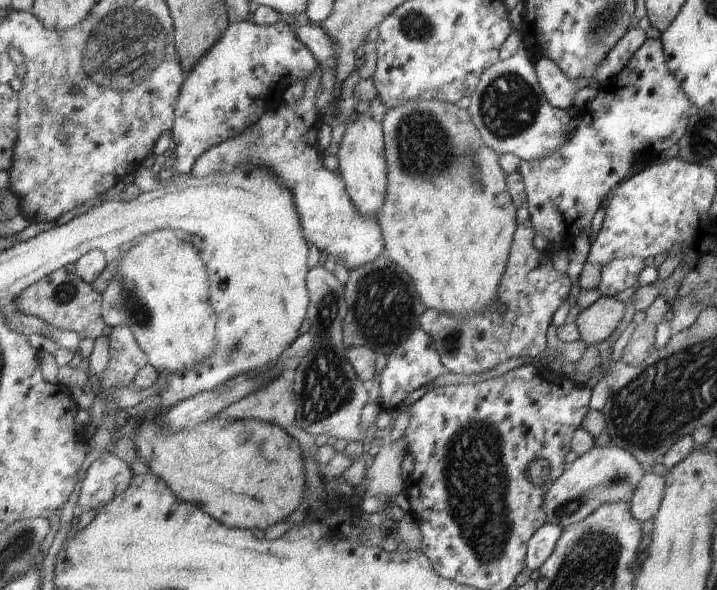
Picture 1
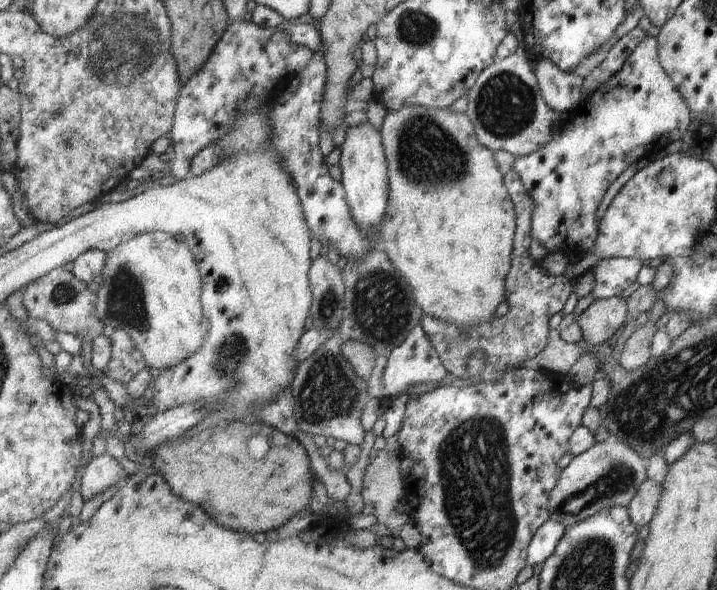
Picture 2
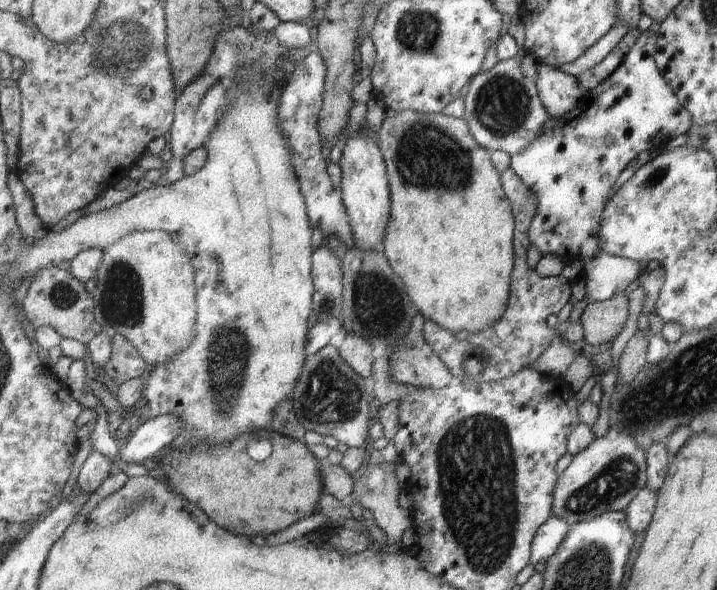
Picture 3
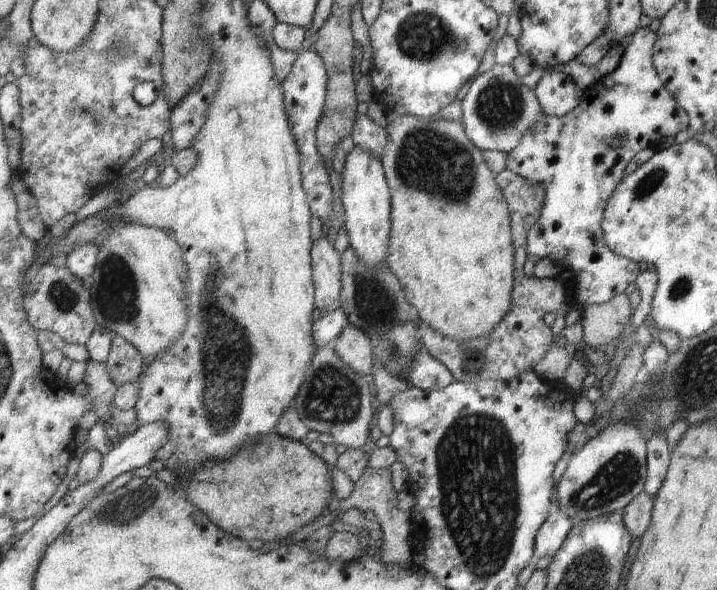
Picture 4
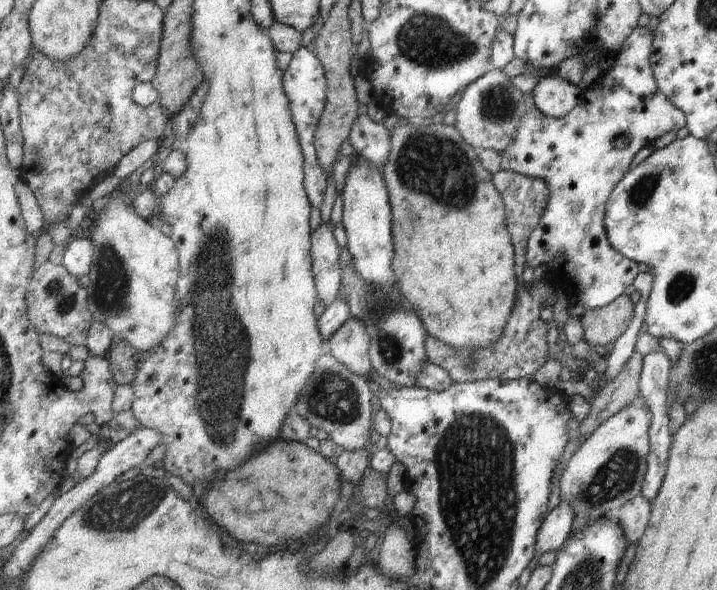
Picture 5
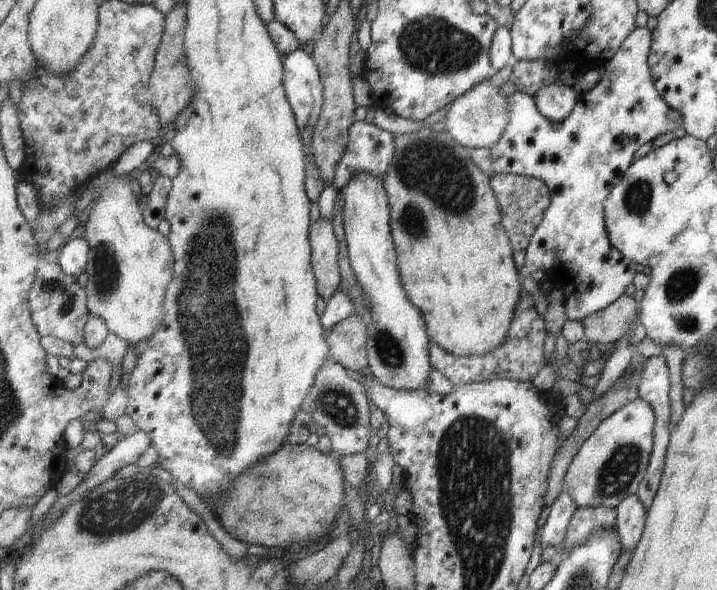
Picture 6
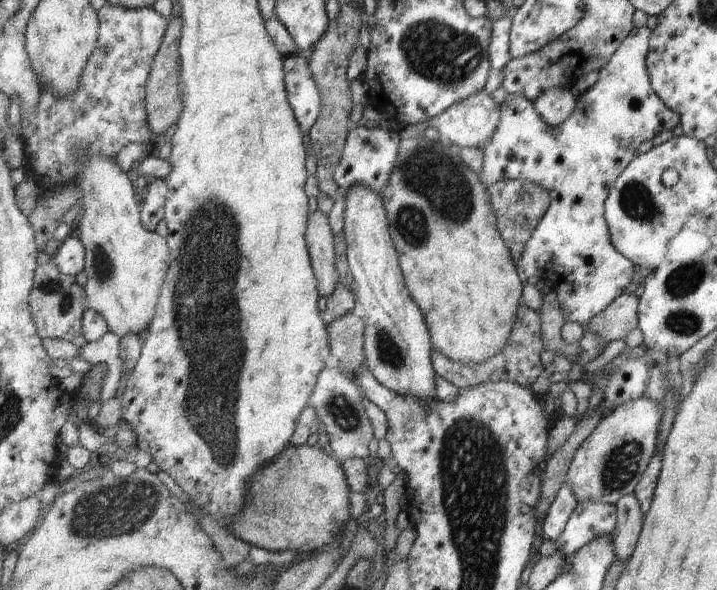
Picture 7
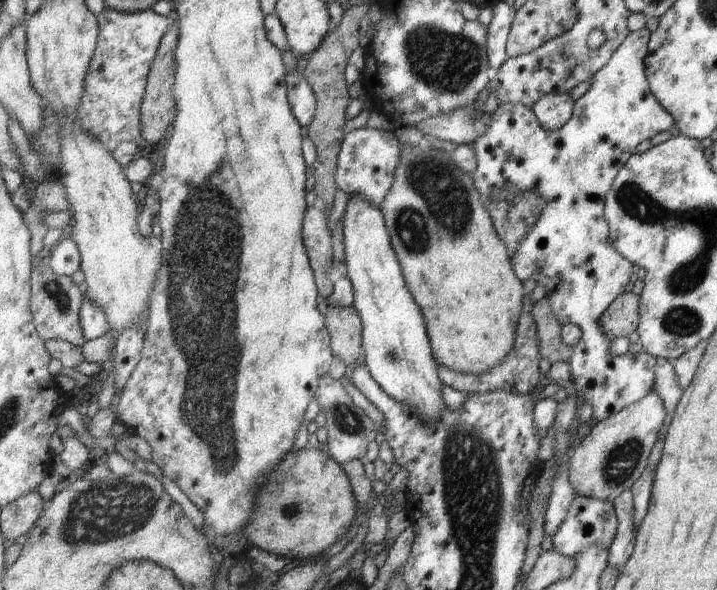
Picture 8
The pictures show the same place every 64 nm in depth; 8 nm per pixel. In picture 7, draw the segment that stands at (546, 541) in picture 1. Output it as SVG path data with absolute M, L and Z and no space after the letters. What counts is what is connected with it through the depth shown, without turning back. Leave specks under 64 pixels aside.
M564 483L556 495L556 500L549 508L546 520L542 526L544 539L553 542L557 541L576 506L576 502L571 488Z

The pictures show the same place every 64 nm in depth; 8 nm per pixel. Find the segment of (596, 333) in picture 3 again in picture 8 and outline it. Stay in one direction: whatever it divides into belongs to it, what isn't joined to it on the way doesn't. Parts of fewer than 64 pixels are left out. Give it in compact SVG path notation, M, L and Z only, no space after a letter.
M624 291L601 314L600 330L610 340L627 337L638 326L638 307L638 296Z

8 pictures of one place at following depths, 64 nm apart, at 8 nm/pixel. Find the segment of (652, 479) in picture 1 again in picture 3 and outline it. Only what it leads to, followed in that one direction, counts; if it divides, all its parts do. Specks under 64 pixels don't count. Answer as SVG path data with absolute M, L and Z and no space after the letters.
M647 486L641 488L631 499L627 508L619 514L633 533L641 532L647 528L655 510L656 492L651 492Z

